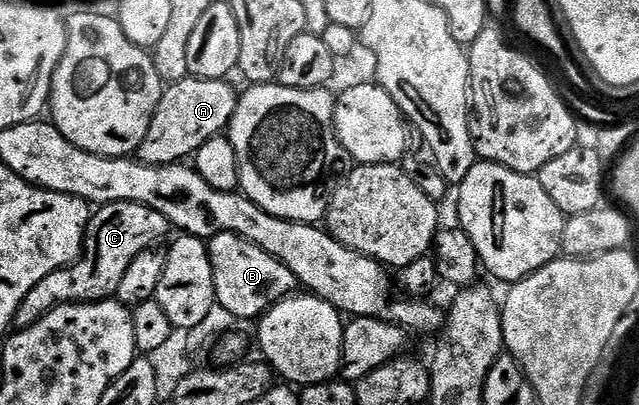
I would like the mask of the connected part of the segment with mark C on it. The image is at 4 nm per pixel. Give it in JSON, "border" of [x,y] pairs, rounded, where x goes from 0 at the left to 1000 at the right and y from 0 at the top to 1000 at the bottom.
{"border":[[[211,499],[156,506],[139,546],[139,568],[133,575],[133,620],[127,625],[127,640],[106,662],[74,677],[74,686],[67,686],[67,696],[61,696],[61,706],[55,706],[55,716],[36,736],[27,768],[25,807],[34,812],[55,805],[55,795],[100,751],[144,751],[149,741],[182,733],[186,694],[192,689],[199,657],[205,657],[218,627],[244,615],[250,605],[246,600],[263,573],[268,573],[264,543],[255,538],[249,519],[236,519],[236,509]]]}

